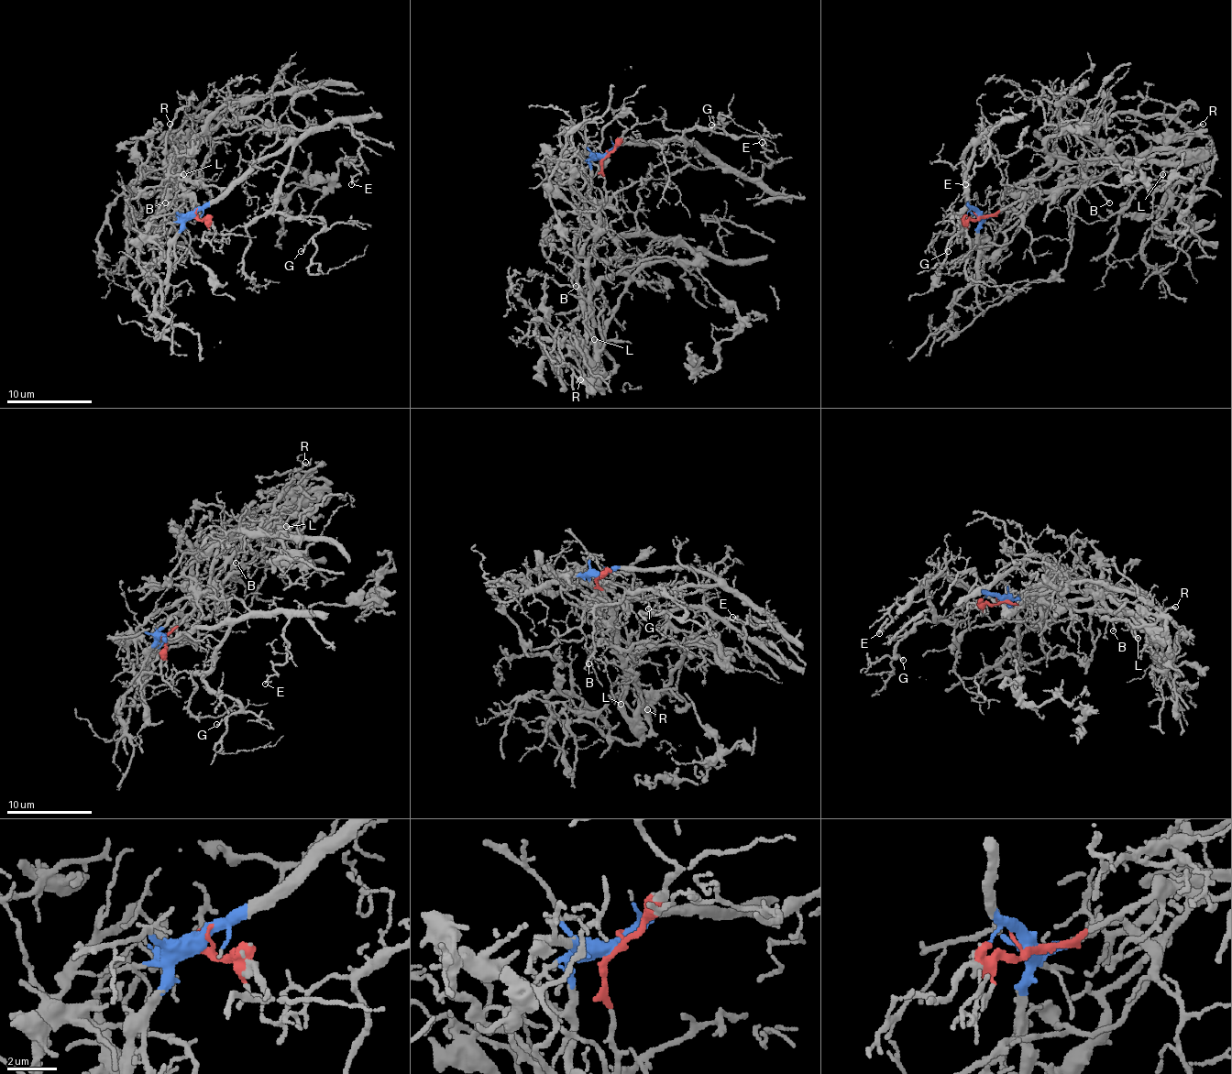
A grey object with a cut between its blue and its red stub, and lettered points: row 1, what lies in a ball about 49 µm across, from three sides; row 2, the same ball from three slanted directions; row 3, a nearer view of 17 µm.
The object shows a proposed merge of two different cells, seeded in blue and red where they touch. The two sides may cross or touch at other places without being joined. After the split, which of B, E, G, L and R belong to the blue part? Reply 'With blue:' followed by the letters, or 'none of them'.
With blue: E, G

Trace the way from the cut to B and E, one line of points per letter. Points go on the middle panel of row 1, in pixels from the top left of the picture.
B: (606, 156), (601, 173), (606, 196), (599, 207), (593, 252), (572, 273), (577, 286)
E: (606, 156), (623, 143), (691, 141), (757, 178), (772, 167), (762, 141)

